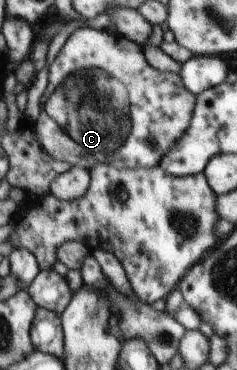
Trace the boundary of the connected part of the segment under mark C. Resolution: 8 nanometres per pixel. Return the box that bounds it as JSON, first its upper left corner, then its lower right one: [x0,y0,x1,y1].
[34,27,197,169]

